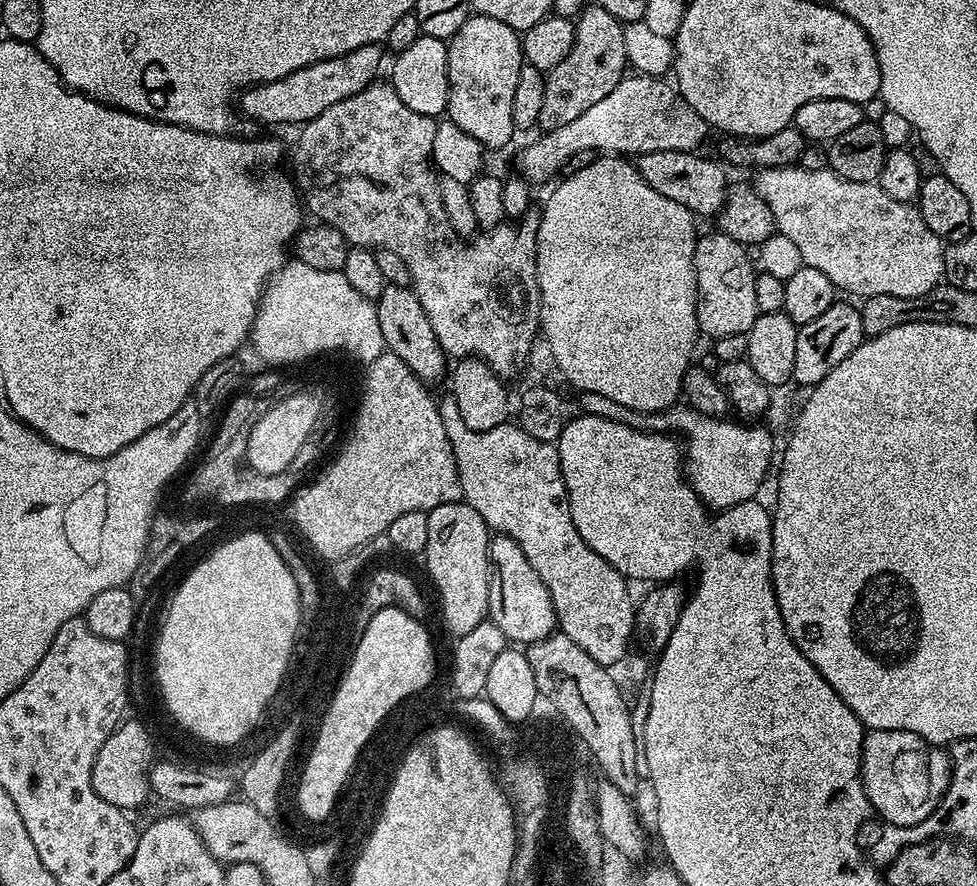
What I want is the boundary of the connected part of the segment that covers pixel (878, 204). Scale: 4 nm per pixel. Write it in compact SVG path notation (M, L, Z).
M799 166L762 168L755 175L755 190L764 199L766 204L770 206L770 214L776 222L776 231L786 234L786 238L791 238L798 246L798 251L802 253L805 265L814 270L822 270L822 274L826 274L826 278L830 278L830 282L834 282L834 286L841 293L853 292L854 295L860 296L859 298L867 298L874 294L894 294L898 298L914 298L915 296L926 294L931 288L936 287L937 284L945 279L945 241L940 240L938 234L934 234L934 230L930 230L930 226L926 226L926 222L922 222L922 214L915 203L907 204L906 202L898 202L894 198L890 198L890 194L886 194L886 190L882 190L879 183L850 182L849 180L843 180L837 172L833 172L828 168L806 170Z

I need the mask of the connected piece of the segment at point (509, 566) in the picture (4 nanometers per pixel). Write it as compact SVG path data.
M493 535L488 545L488 563L488 616L502 630L506 640L516 646L527 646L553 635L558 625L550 590L546 590L534 566L526 562L522 546L508 536Z

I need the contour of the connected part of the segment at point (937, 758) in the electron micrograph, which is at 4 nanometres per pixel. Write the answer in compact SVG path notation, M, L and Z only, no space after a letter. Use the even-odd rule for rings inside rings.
M910 730L865 731L860 778L863 790L881 818L898 828L920 825L940 804L951 780L951 763L947 751L933 749L932 769L929 768L930 745Z

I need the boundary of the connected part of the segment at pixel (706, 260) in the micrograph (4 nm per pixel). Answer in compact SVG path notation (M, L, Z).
M712 230L699 237L692 269L696 271L696 327L709 338L726 334L747 334L758 315L754 302L757 269L748 257L749 249L734 238Z

